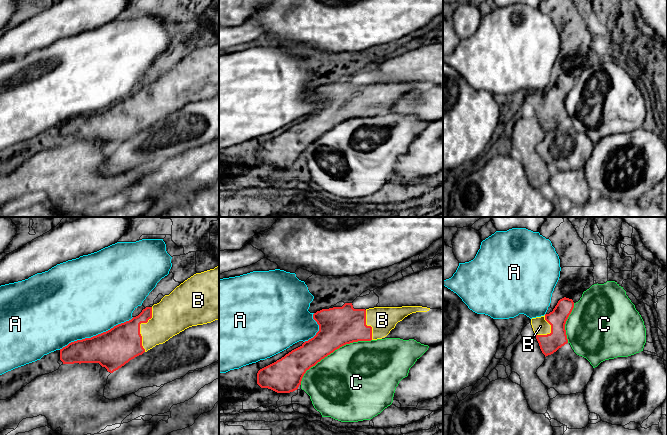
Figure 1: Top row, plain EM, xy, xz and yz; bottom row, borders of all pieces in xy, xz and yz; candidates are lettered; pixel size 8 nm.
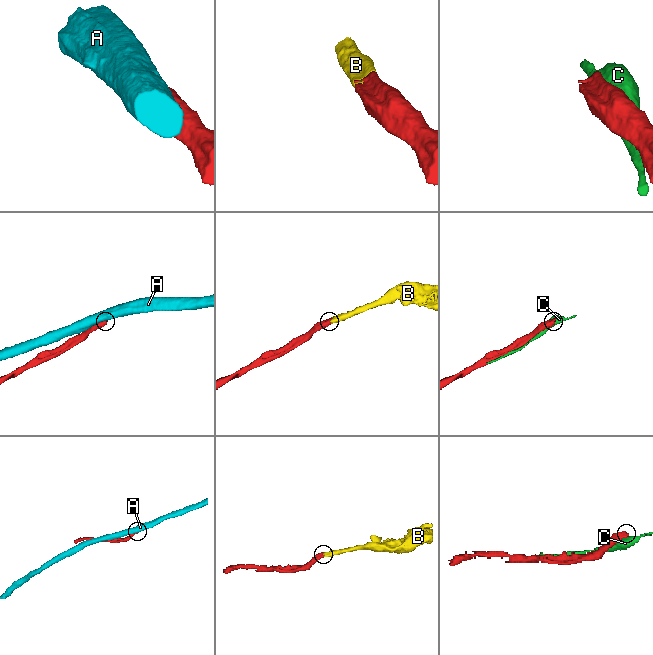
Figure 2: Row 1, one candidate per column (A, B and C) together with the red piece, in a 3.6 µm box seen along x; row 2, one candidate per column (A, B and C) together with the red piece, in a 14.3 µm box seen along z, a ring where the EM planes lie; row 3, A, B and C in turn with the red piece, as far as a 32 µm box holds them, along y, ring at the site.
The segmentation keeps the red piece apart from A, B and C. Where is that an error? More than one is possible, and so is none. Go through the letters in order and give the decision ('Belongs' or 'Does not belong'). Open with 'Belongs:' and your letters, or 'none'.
Belongs: B
A: Does not belong
B: Belongs
C: Does not belong

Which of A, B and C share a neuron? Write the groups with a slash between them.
A / B / C

